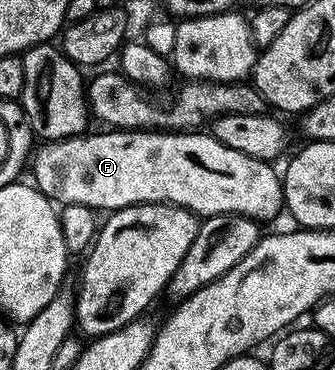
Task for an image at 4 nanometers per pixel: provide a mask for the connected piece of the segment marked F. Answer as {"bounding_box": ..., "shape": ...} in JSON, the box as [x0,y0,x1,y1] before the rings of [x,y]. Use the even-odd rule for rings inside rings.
{"bounding_box":[31,131,283,223],"shape":[[[101,131],[105,133],[93,133],[88,135],[78,135],[76,137],[64,137],[62,141],[46,140],[41,150],[38,148],[31,157],[31,169],[33,165],[33,177],[36,188],[40,189],[50,201],[60,203],[61,205],[70,205],[71,203],[79,203],[86,205],[94,211],[112,211],[114,209],[122,209],[128,205],[151,205],[154,203],[168,203],[177,205],[180,209],[190,209],[192,213],[196,213],[198,218],[220,217],[222,215],[236,215],[238,217],[251,217],[258,223],[269,221],[277,212],[283,209],[283,181],[273,170],[274,166],[268,161],[260,161],[251,155],[243,155],[243,151],[235,151],[231,147],[227,147],[223,143],[219,143],[219,139],[210,135],[205,131]]]}

